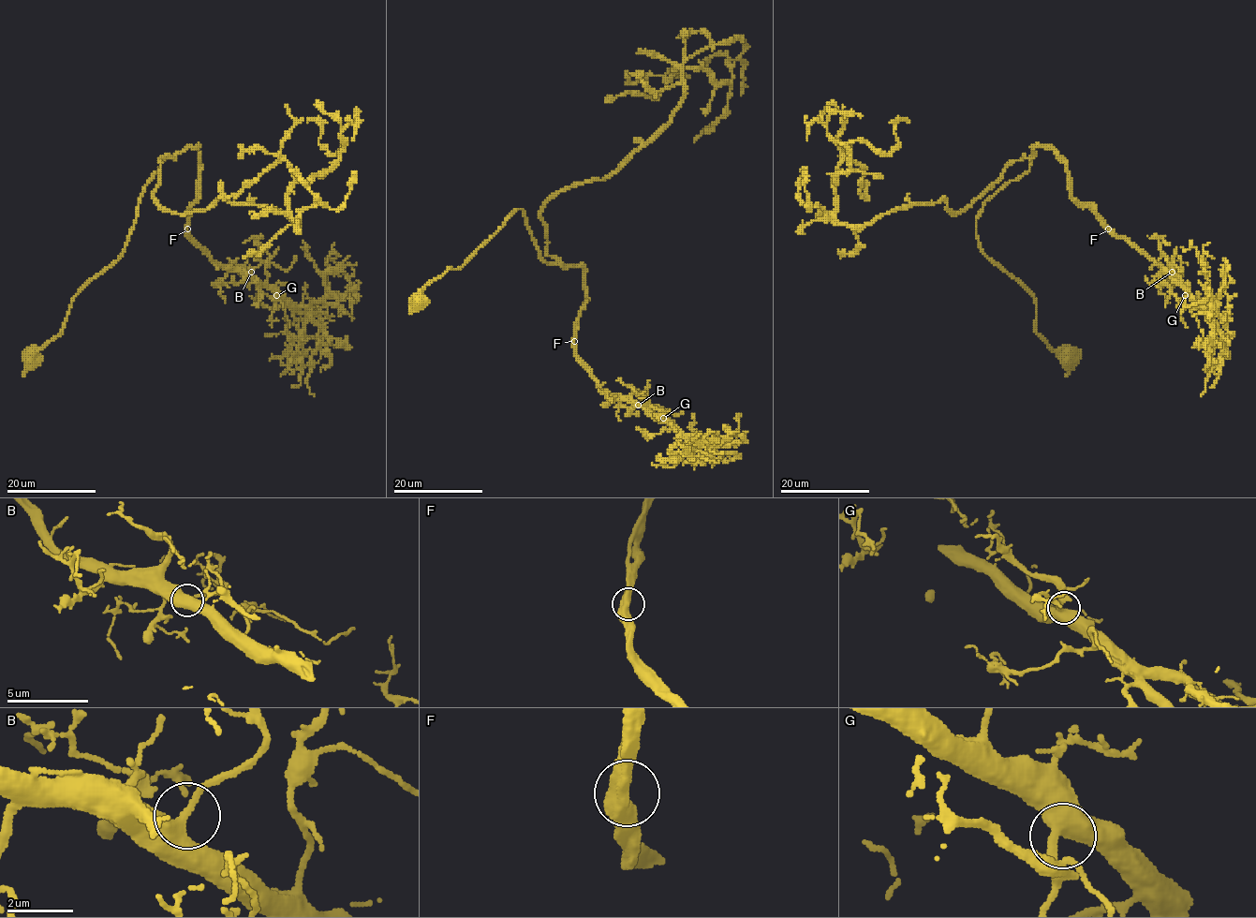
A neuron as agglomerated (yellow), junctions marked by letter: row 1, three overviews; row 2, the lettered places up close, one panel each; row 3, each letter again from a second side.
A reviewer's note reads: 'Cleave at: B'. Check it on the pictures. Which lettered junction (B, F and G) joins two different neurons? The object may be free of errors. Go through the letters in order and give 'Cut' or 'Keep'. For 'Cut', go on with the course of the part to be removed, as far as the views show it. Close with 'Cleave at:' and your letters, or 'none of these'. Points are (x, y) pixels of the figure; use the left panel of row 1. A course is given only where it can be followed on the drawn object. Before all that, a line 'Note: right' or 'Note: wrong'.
Note: wrong
B: Keep
F: Keep
G: Keep
Cleave at: none of these

